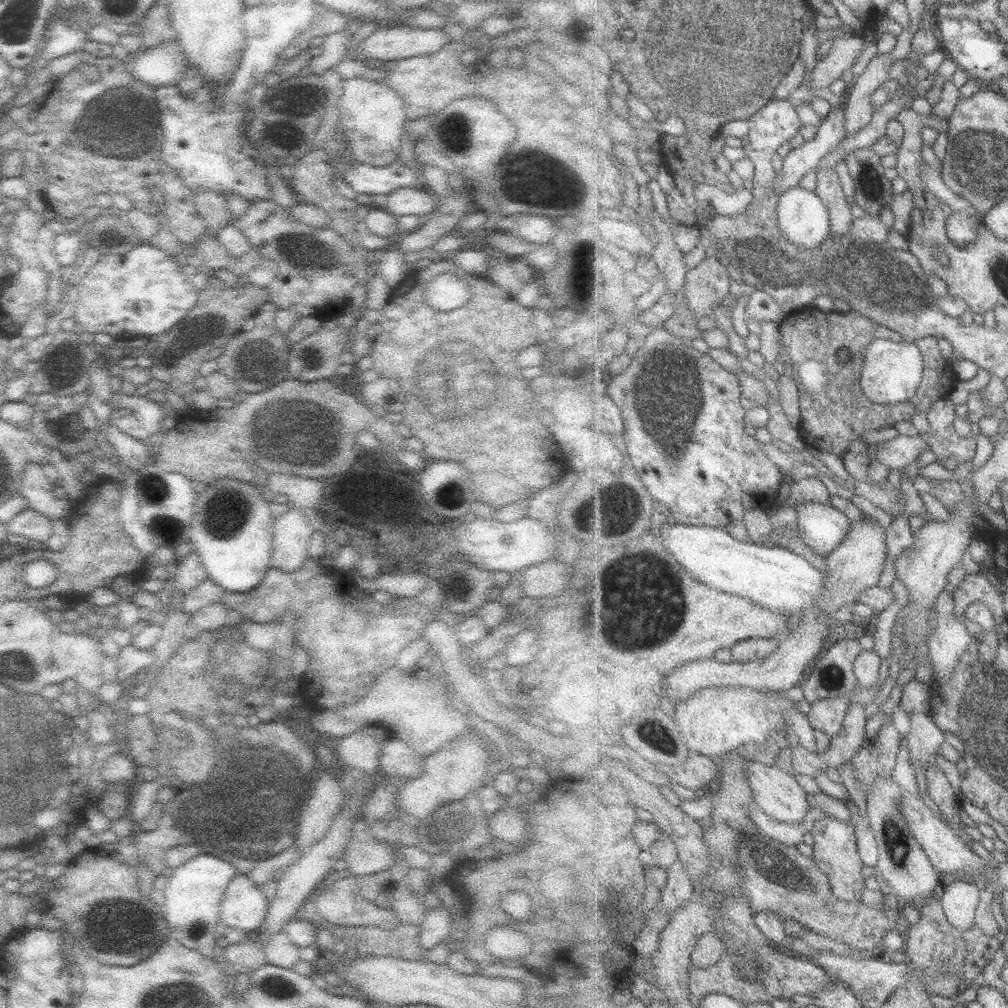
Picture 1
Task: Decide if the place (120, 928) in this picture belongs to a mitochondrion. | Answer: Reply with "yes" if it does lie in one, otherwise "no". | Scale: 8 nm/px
yes

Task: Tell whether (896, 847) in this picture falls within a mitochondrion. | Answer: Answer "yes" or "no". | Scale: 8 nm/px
yes

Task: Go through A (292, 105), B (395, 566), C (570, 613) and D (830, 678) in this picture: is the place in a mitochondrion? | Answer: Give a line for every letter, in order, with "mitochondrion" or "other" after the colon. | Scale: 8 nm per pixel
A: other
B: other
C: other
D: mitochondrion

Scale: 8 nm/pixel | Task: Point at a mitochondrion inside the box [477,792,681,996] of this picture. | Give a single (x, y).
(618, 916)

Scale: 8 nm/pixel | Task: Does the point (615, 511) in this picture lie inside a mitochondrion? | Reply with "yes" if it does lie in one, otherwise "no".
yes

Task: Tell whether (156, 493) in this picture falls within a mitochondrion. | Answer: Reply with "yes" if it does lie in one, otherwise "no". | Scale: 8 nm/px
yes

